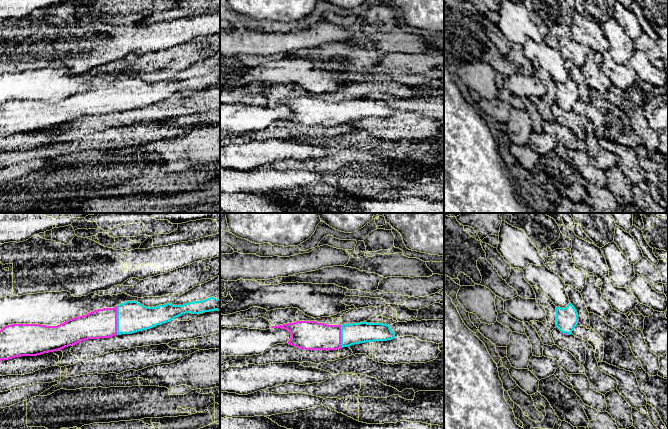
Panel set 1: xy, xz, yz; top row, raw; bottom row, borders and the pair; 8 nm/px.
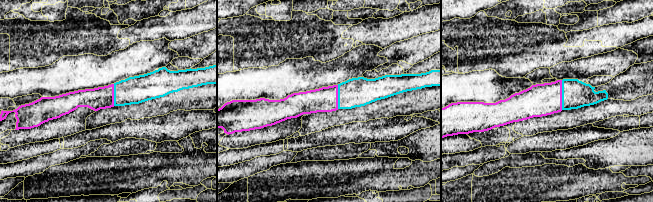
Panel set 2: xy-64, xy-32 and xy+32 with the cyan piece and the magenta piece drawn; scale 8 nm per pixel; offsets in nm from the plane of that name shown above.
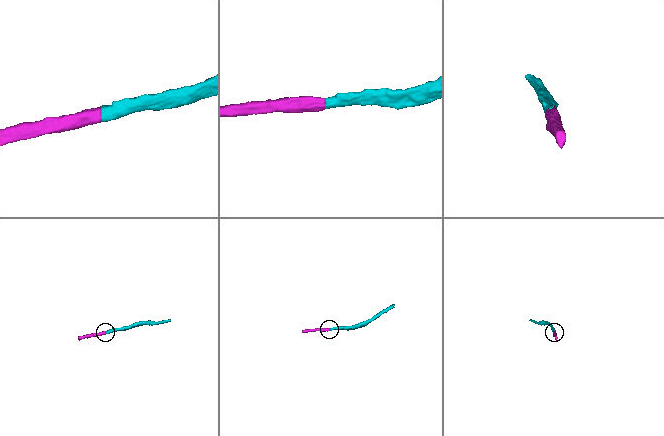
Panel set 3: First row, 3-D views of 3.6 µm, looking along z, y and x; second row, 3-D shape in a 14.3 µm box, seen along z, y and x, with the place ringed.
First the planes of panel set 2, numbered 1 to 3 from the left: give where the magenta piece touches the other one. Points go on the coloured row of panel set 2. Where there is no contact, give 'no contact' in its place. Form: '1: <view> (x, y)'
1: xy-64 (114, 95)
2: xy-32 (338, 97)
3: xy+32 (562, 95)

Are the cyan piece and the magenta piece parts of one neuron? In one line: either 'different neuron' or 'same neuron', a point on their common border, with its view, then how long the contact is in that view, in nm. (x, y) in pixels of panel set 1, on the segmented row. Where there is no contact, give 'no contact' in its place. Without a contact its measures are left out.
same neuron | xy (117, 320) | 240 nm

